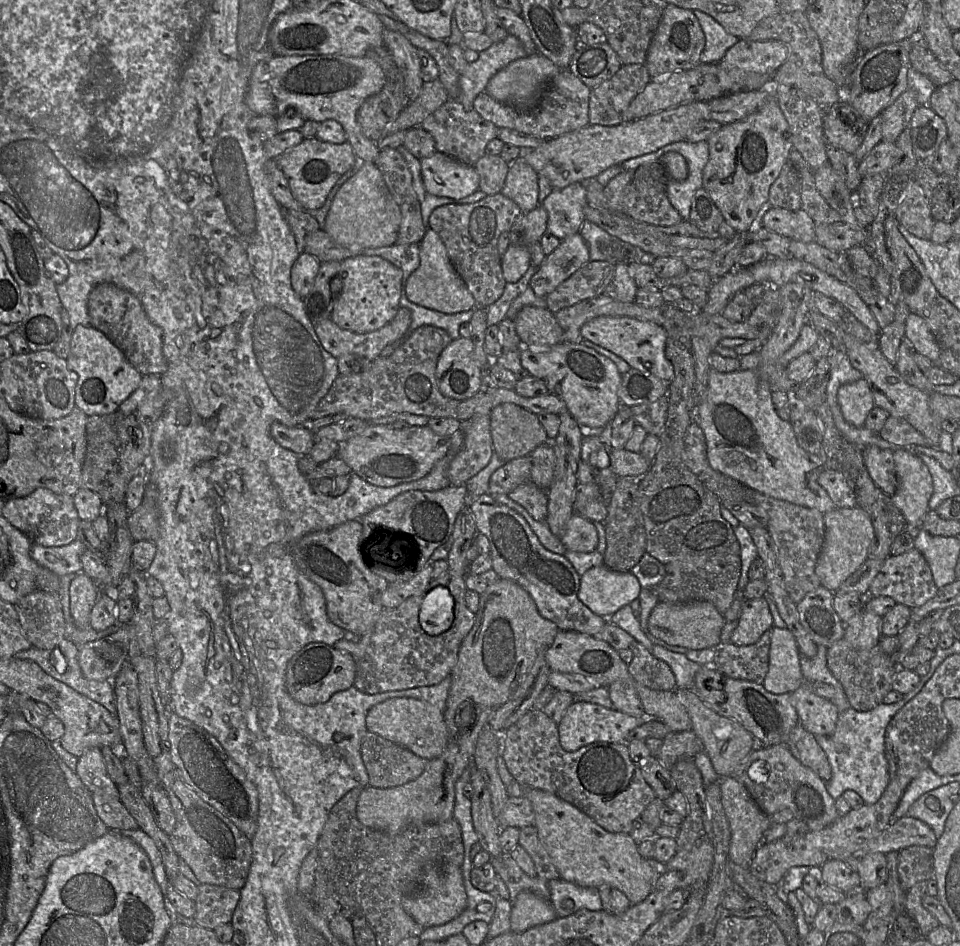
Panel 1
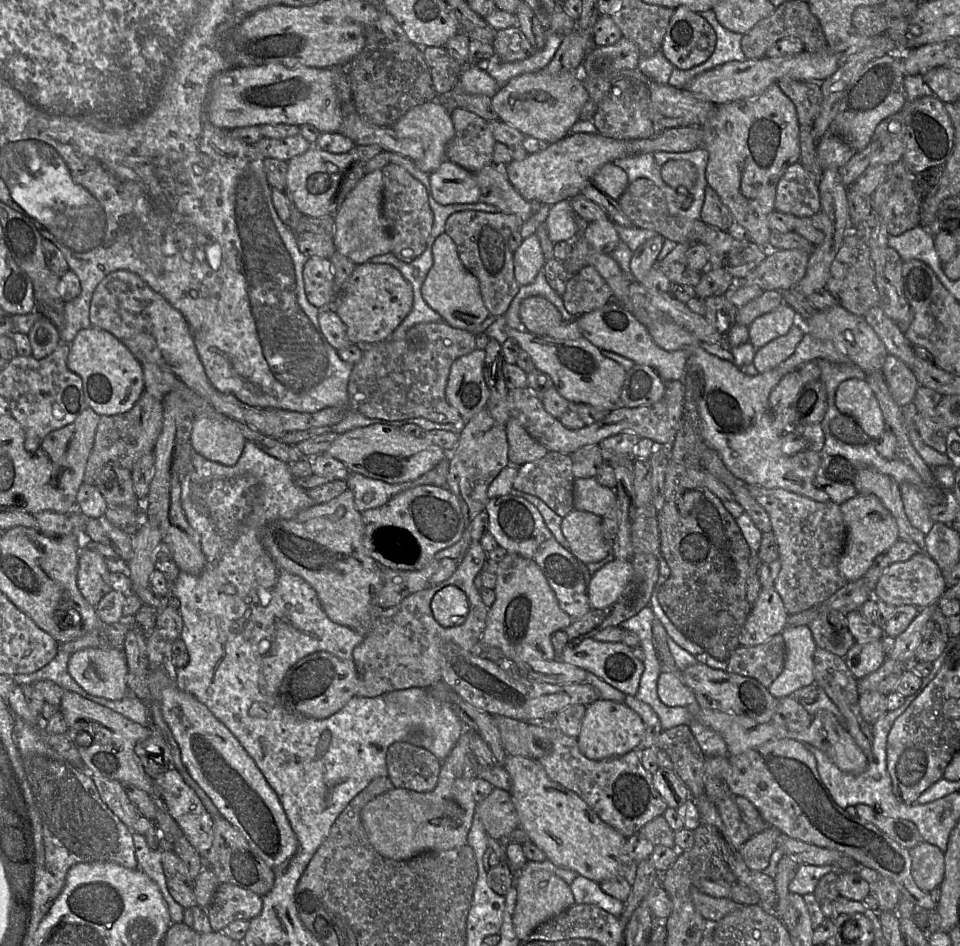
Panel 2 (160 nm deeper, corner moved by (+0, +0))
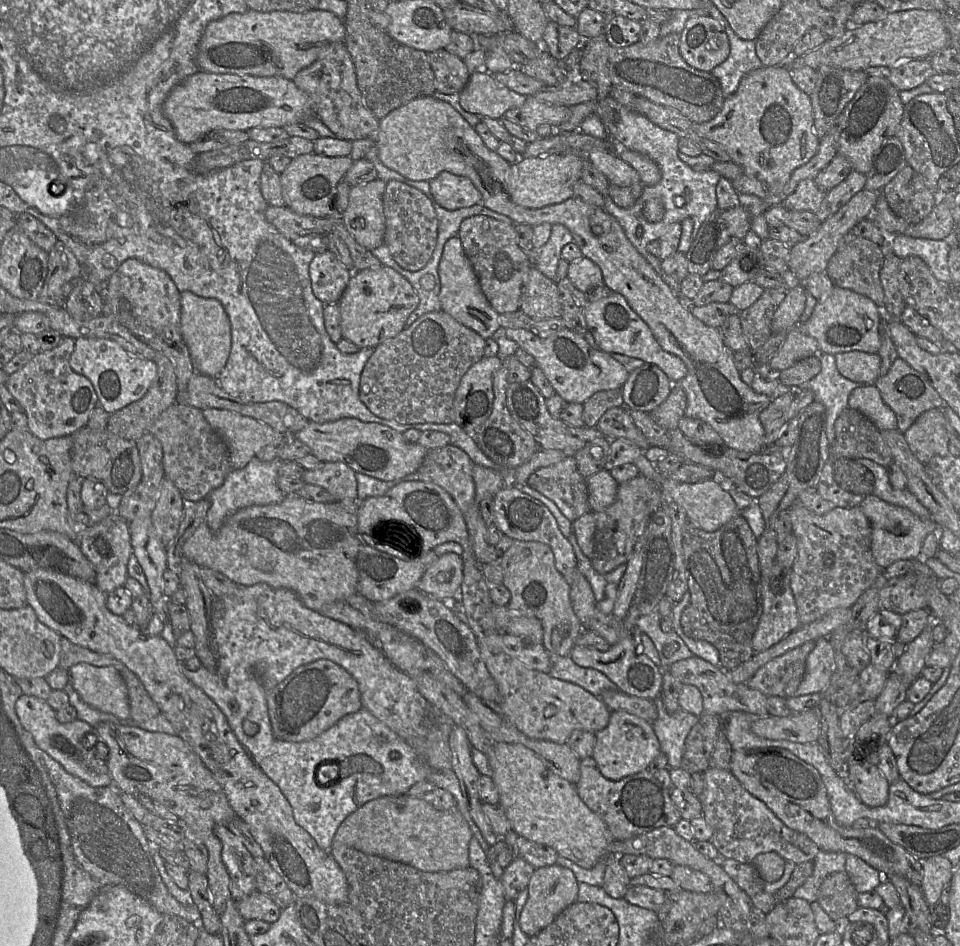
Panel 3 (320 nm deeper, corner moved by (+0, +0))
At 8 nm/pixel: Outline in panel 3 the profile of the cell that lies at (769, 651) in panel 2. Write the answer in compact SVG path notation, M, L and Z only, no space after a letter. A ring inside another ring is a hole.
M809 641L770 660L759 668L746 684L767 697L795 696L805 675L806 659L814 647L815 641Z

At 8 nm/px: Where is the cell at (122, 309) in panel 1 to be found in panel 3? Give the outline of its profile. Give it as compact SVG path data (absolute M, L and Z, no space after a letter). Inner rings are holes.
M137 259L124 261L116 272L106 282L104 302L119 298L126 299L131 305L134 316L145 326L154 329L162 327L179 327L181 325L181 292L178 290L171 277L163 270L150 266Z

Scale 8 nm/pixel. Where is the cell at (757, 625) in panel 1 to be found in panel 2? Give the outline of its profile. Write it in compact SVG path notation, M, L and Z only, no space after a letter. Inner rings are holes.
M762 587L739 633L741 646L756 646L781 634L788 626L789 613L774 587Z

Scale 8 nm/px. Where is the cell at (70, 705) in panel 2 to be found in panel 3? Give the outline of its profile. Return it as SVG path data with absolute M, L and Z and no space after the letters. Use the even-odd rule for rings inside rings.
M103 722L95 726L99 740L109 749L106 760L113 787L120 793L149 796L173 812L205 844L208 850L206 877L213 907L220 916L230 900L230 876L222 861L222 843L215 835L216 826L226 826L237 818L227 796L201 758L177 735L151 732L136 726Z

